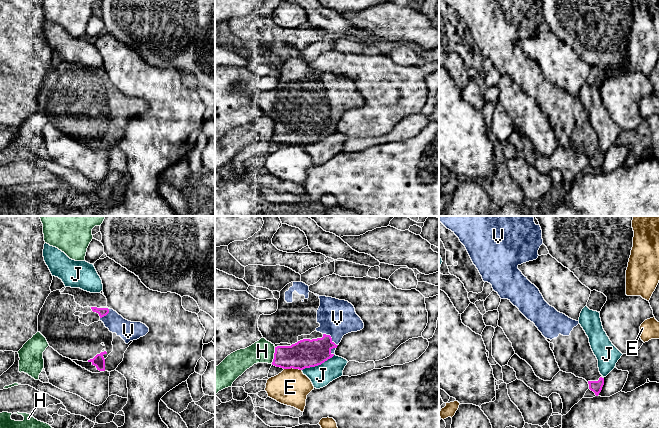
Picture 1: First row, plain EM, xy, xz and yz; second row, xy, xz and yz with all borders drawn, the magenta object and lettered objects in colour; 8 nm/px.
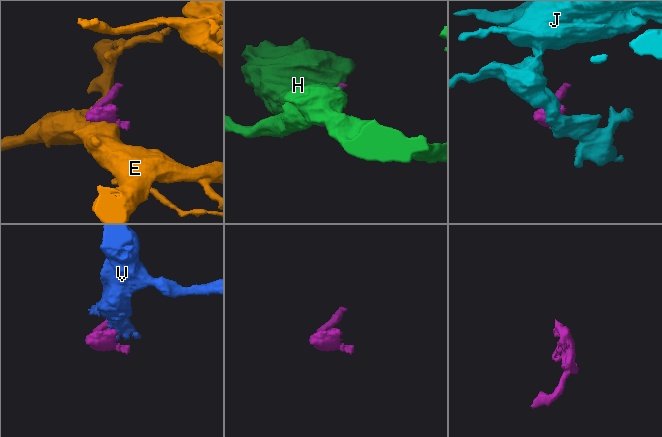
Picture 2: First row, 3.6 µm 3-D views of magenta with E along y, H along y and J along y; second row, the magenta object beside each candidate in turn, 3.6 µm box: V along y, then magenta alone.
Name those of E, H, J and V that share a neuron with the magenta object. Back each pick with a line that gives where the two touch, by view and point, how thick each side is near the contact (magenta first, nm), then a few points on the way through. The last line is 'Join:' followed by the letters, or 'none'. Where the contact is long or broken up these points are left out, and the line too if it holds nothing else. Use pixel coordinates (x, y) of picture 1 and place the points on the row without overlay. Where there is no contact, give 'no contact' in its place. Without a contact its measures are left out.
V: xz (330, 113) | 240/300 nm
Join: V

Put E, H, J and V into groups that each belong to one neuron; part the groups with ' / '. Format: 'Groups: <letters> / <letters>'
Groups: E / H / J / V

